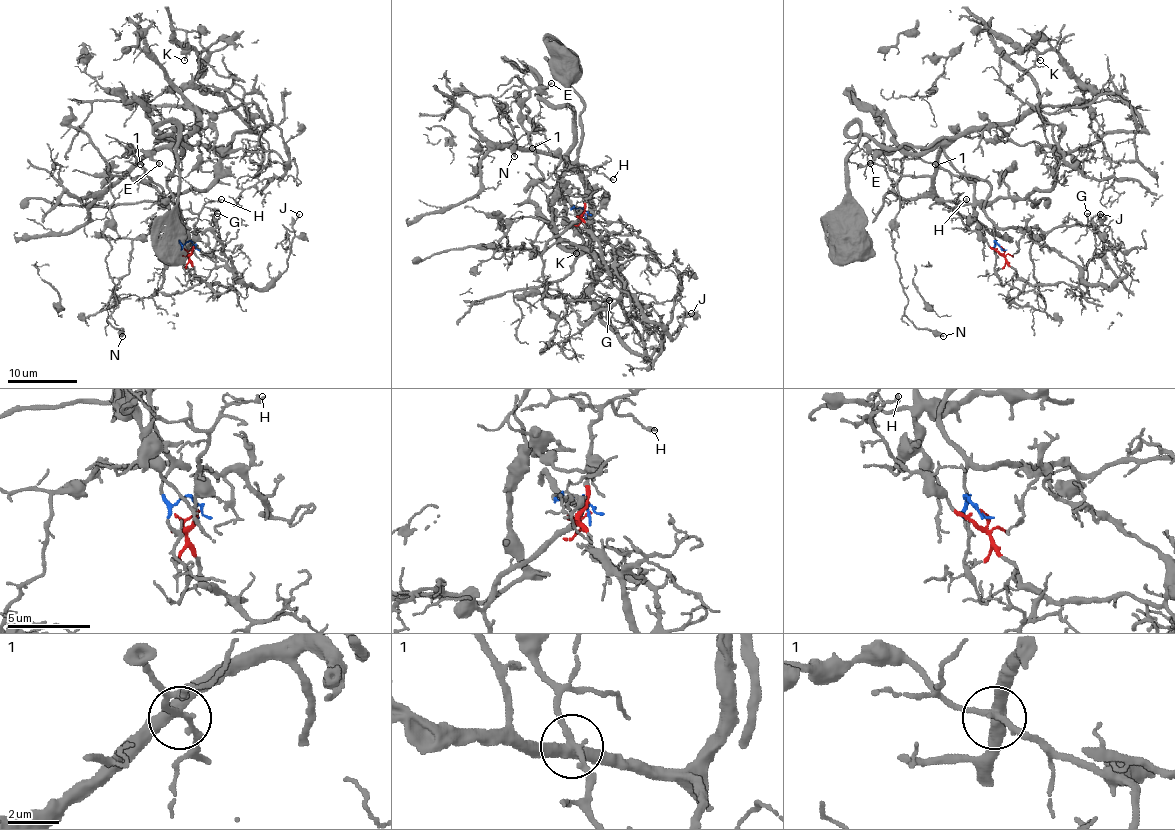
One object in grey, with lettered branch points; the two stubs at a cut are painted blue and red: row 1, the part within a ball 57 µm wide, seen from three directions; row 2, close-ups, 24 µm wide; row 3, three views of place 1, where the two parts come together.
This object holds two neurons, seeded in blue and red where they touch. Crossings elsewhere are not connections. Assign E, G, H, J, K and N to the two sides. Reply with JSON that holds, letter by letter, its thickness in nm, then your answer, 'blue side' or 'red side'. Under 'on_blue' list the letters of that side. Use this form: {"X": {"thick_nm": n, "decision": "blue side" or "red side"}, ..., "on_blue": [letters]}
{"E": {"thick_nm": 180, "decision": "red side"}, "G": {"thick_nm": 150, "decision": "red side"}, "H": {"thick_nm": 220, "decision": "red side"}, "J": {"thick_nm": 110, "decision": "red side"}, "K": {"thick_nm": 110, "decision": "red side"}, "N": {"thick_nm": 420, "decision": "blue side"}, "on_blue": ["N"]}

